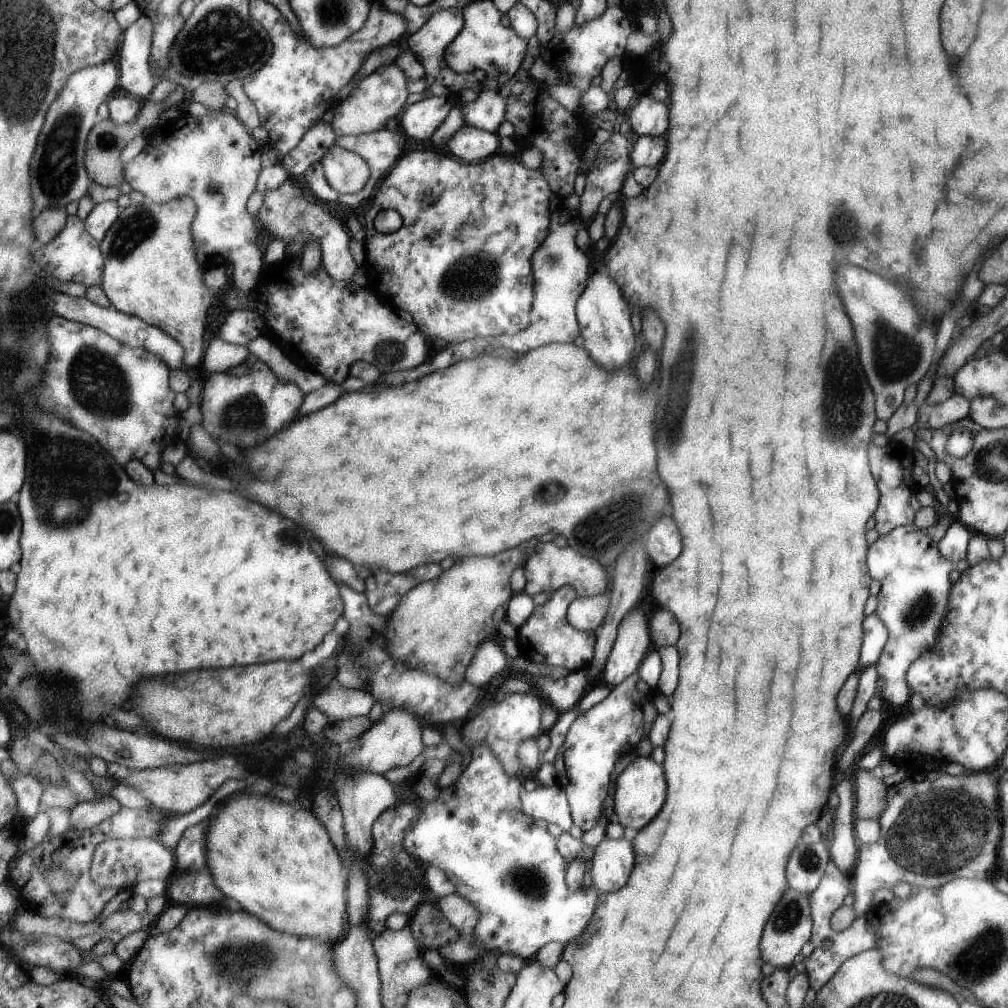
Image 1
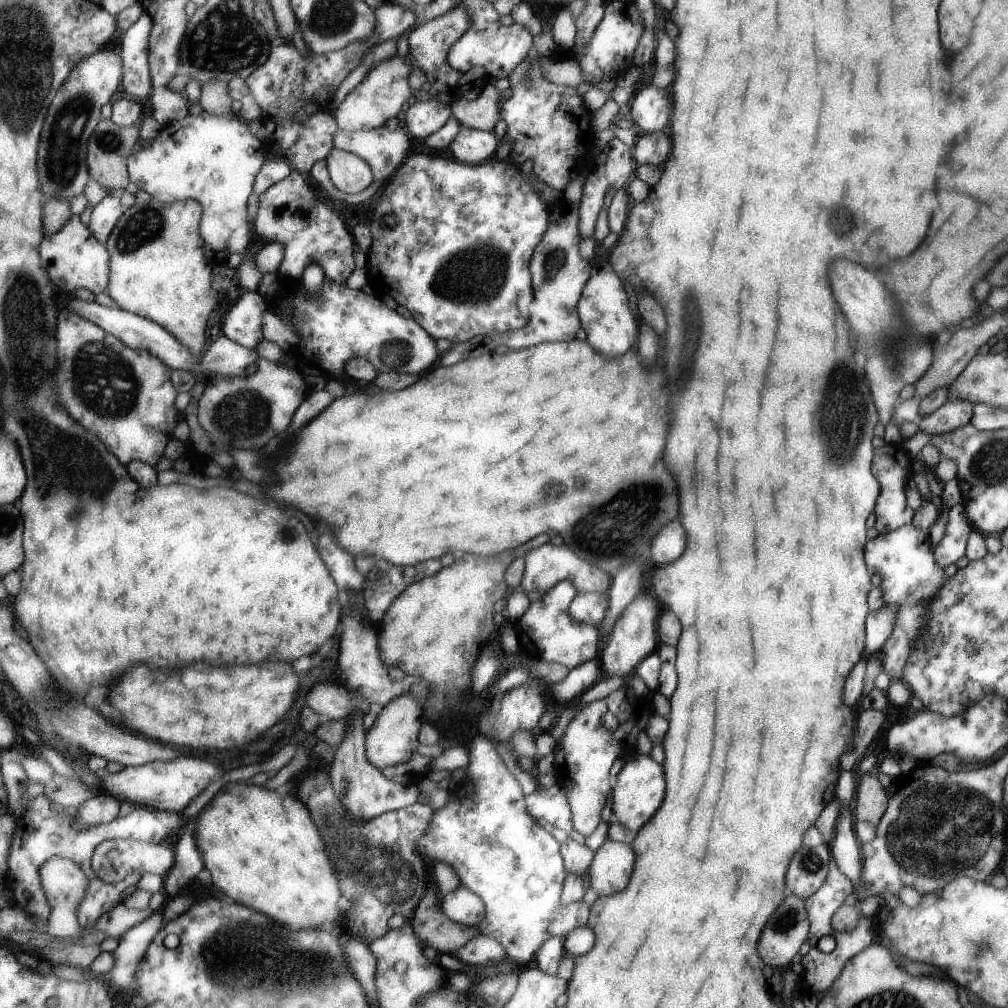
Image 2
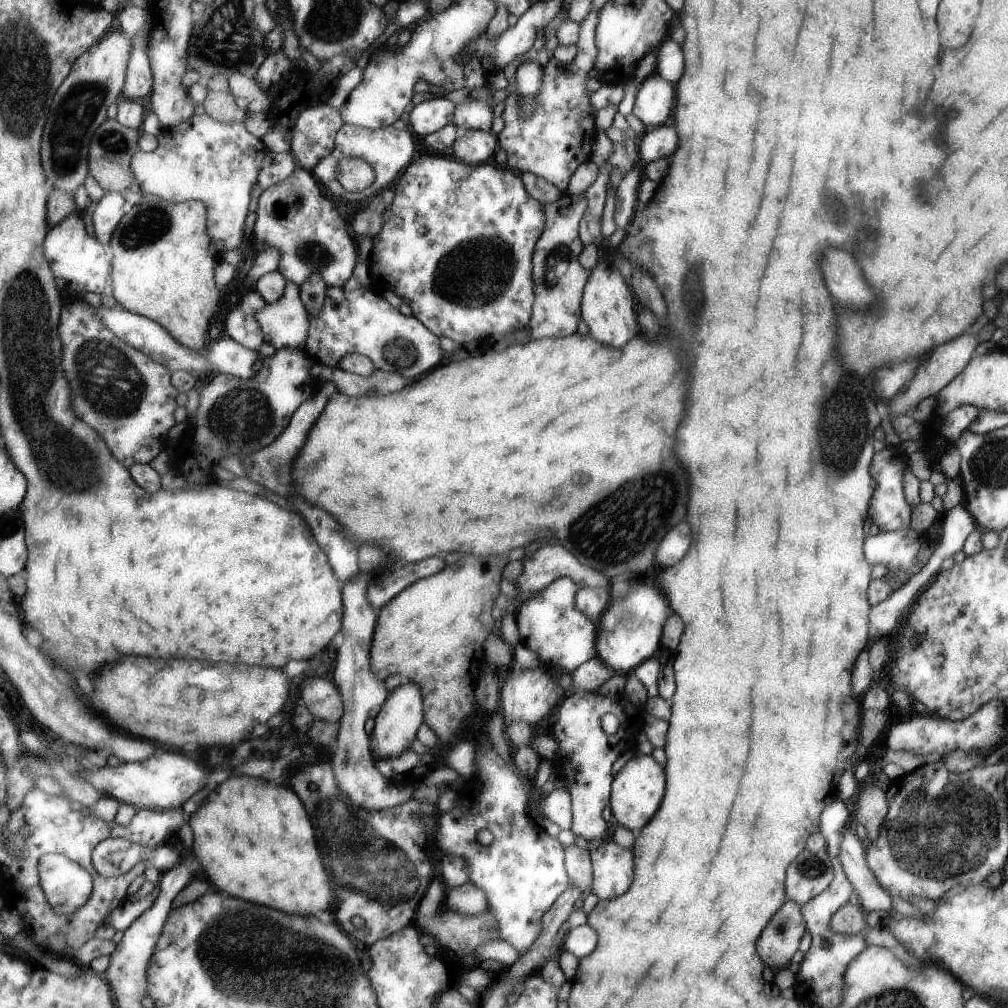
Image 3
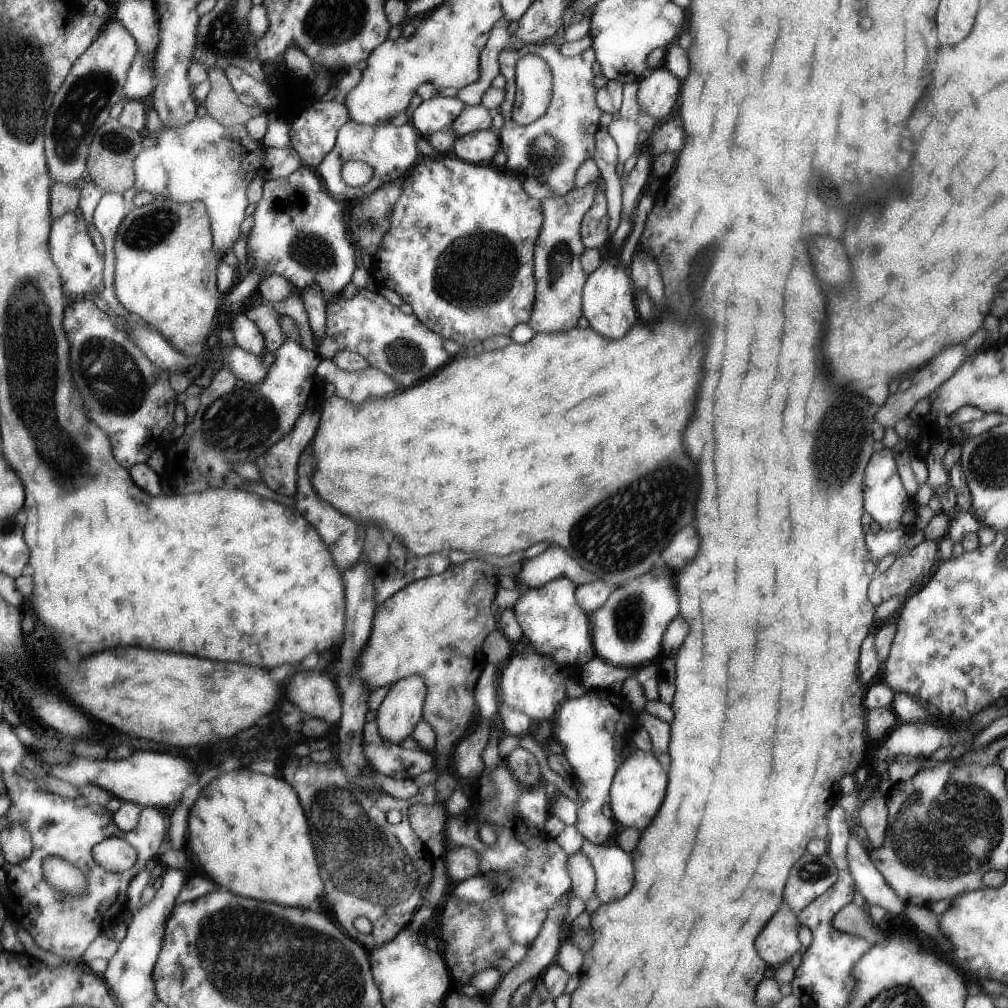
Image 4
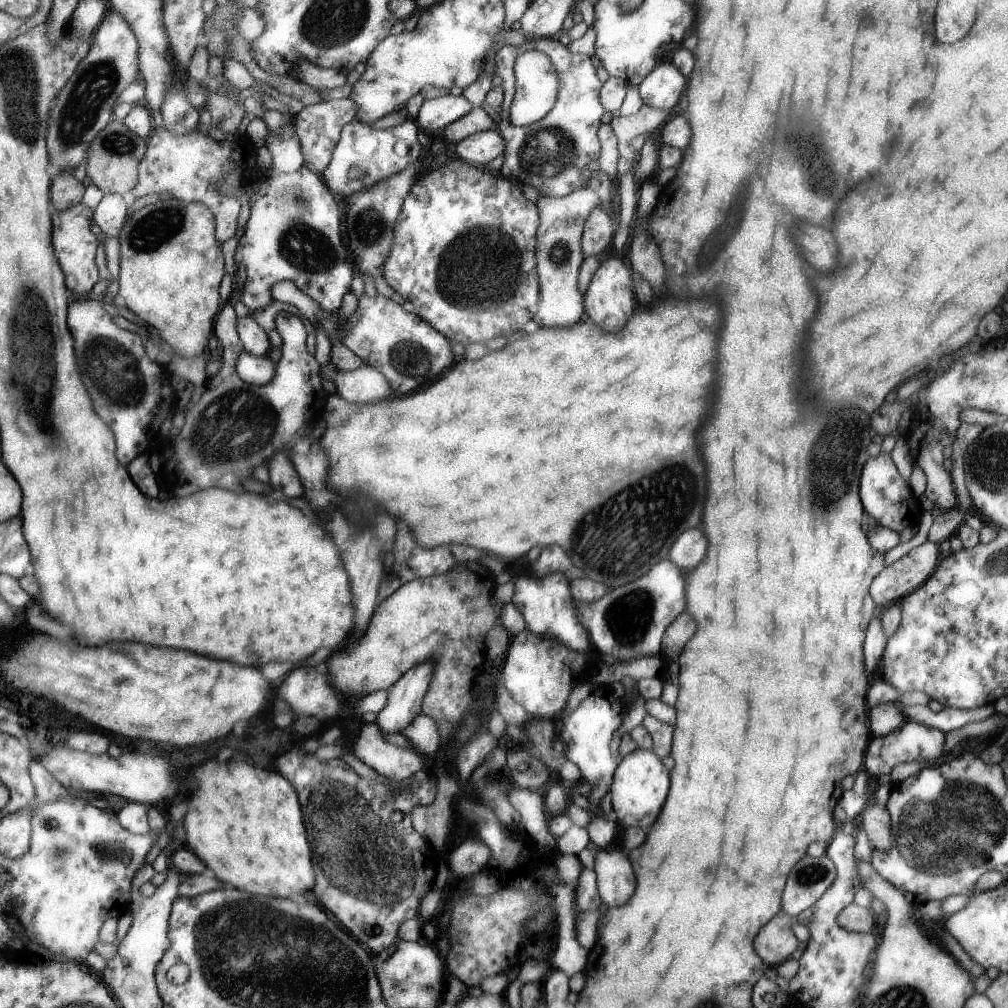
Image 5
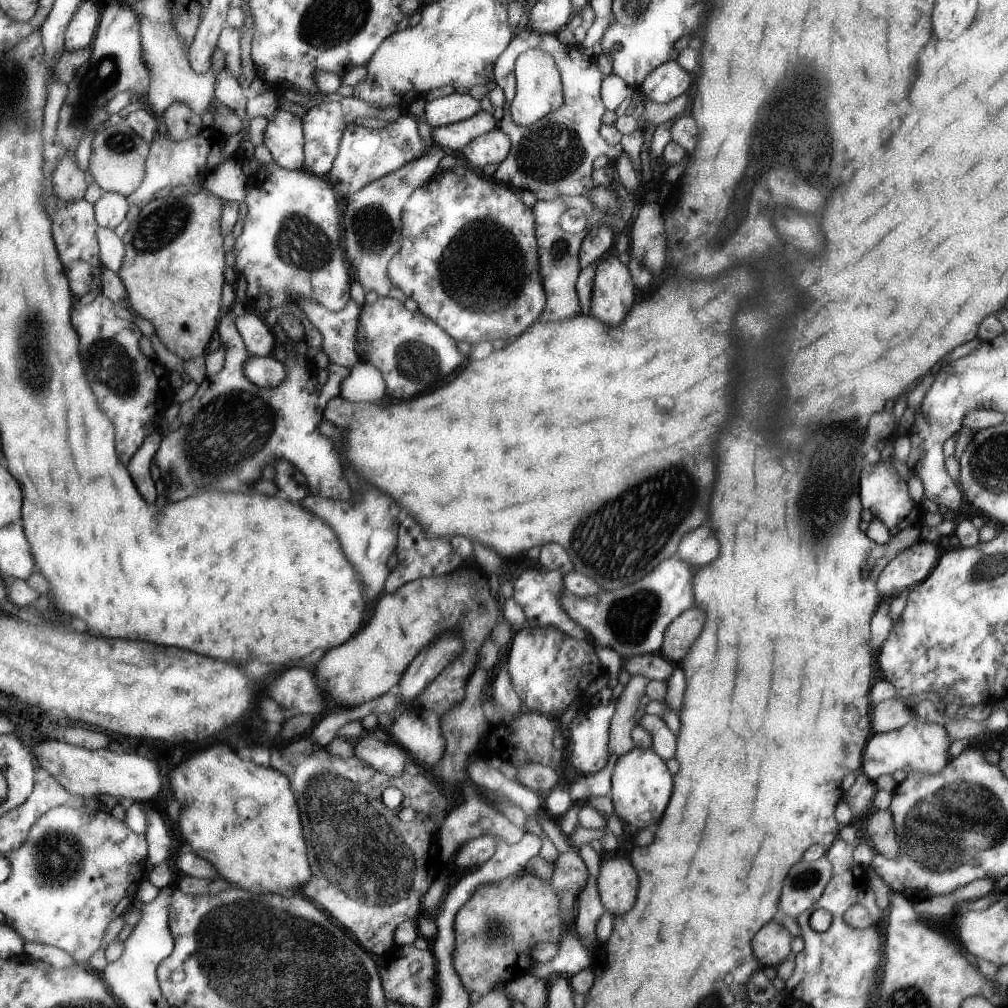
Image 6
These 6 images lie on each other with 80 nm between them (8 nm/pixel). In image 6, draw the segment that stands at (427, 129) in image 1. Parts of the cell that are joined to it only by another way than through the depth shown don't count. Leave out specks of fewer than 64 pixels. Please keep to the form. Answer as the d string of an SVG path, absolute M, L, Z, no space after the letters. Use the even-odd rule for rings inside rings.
M456 93L437 98L437 100L426 103L425 121L431 129L435 129L464 120L480 110L479 101L471 98L469 94Z

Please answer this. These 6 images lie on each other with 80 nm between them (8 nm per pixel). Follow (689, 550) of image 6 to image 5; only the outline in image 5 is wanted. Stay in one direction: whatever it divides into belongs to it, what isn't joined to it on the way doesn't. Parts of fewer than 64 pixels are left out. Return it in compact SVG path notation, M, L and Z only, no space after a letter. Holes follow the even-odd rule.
M701 528L689 530L689 534L681 534L681 542L673 546L673 554L669 554L669 560L675 562L679 568L693 568L697 566L707 552L707 540L703 536Z

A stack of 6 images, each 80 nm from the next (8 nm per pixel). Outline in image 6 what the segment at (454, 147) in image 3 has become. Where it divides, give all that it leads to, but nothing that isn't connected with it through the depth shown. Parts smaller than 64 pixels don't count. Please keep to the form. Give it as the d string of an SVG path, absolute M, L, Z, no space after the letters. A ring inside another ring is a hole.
M494 129L489 133L481 134L473 138L468 145L461 149L464 163L473 166L485 166L486 164L499 165L509 155L511 140L503 131Z

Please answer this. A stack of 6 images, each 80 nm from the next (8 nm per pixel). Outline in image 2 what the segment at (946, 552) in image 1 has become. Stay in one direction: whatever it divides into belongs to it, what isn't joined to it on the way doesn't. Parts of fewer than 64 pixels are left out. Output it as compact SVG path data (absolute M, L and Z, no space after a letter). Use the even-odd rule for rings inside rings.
M961 503L954 504L948 510L945 532L943 532L935 550L937 563L943 567L955 563L964 556L966 541L973 531L963 516Z

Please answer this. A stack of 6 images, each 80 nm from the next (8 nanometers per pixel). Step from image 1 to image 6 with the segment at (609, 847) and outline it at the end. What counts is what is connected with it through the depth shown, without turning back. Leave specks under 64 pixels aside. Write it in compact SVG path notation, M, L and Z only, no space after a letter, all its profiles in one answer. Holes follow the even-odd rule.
M611 856L599 863L596 888L600 902L611 916L631 910L637 894L637 876L623 856Z

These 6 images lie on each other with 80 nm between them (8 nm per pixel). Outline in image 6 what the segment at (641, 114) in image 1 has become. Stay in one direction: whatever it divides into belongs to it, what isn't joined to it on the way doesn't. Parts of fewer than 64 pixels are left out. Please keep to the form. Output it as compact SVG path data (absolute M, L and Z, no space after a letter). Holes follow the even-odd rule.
M673 59L657 66L644 79L637 91L647 96L647 101L657 104L667 104L680 97L681 92L687 92L691 84L691 76Z

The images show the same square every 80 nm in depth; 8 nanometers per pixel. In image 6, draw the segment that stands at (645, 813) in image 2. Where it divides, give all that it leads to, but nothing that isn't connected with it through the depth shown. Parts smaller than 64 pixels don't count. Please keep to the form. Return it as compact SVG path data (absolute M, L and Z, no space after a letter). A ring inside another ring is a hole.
M634 747L629 753L617 758L610 777L611 802L613 814L619 818L623 826L631 828L647 828L659 822L667 800L671 796L673 780L667 772L665 761L650 748Z

